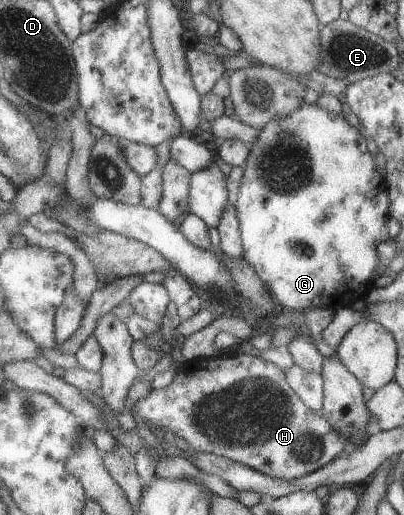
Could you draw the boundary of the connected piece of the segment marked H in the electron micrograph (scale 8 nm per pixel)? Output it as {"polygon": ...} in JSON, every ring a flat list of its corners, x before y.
{"polygon":[[225,354,218,355,216,358,200,359,194,361,184,361,183,364,176,371,173,381,170,385,162,389,152,390,145,397,137,401,137,417,140,417,146,421,146,425,151,431,152,429,159,429,164,433,171,431,172,434,184,439,192,447,192,449,199,452,215,453,217,456,222,456,236,463,245,465,246,467,255,469,256,471,265,473,270,477,278,479,289,480,296,479,297,477,306,475,323,465,326,465,329,461,332,461,340,453,347,451,351,439,348,436,343,436,340,432,337,432,331,423,324,419,321,410,314,411,309,407,306,407,302,400,296,397,296,393,292,391,292,388,286,381,283,369,278,368,274,363,266,361,262,358,252,357,247,354]]}

